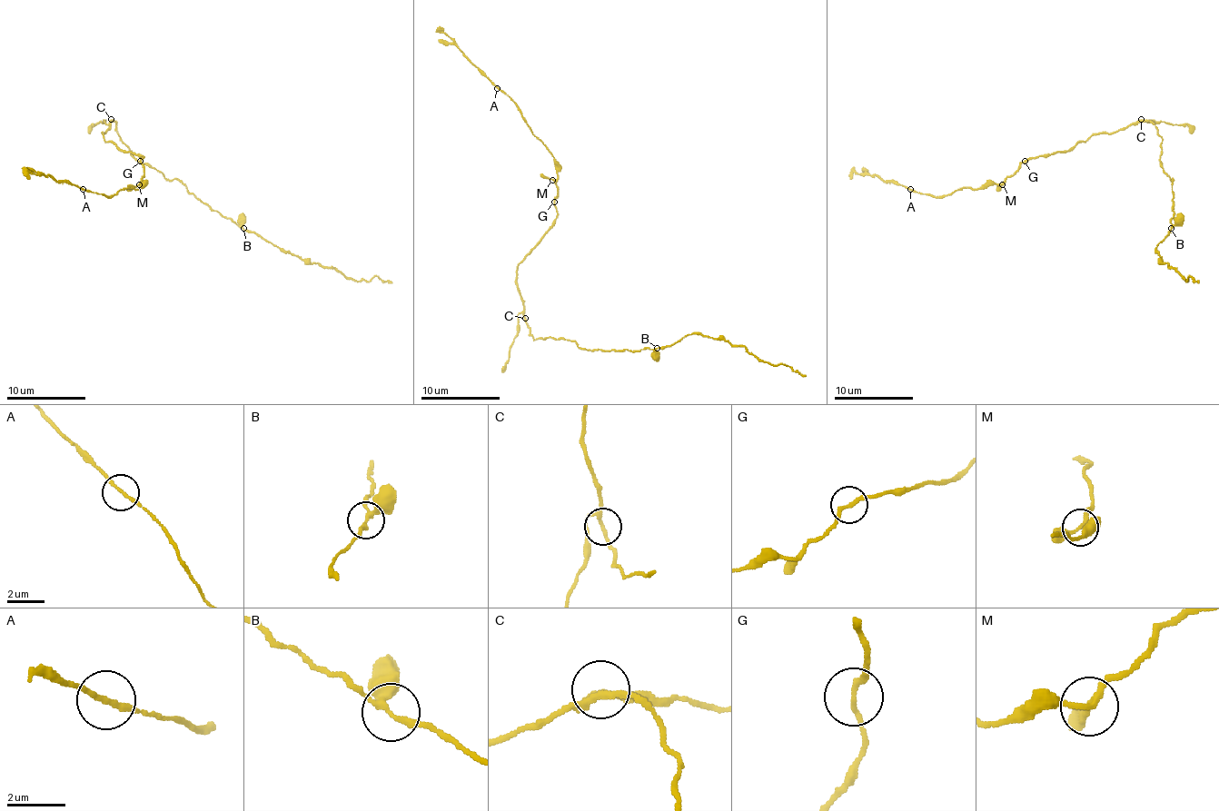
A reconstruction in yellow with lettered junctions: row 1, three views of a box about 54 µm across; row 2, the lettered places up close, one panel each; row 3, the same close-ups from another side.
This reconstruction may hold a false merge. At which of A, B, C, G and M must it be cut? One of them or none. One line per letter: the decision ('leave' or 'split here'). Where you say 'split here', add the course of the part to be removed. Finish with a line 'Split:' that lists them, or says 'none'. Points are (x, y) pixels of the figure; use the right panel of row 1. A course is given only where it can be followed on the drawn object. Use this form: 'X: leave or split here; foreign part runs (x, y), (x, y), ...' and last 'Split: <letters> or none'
A: leave
B: leave
C: leave
G: leave
M: leave
Split: none

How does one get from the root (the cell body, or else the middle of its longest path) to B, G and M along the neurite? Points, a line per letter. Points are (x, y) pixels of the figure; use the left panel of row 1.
B: (111, 121), (115, 123), (121, 141), (141, 163), (149, 163), (171, 181), (176, 178), (214, 210), (243, 228)
G: (111, 121), (104, 137), (121, 151), (141, 154), (141, 161)
M: (111, 121), (104, 137), (121, 151), (131, 151), (143, 156), (143, 181), (139, 184)

